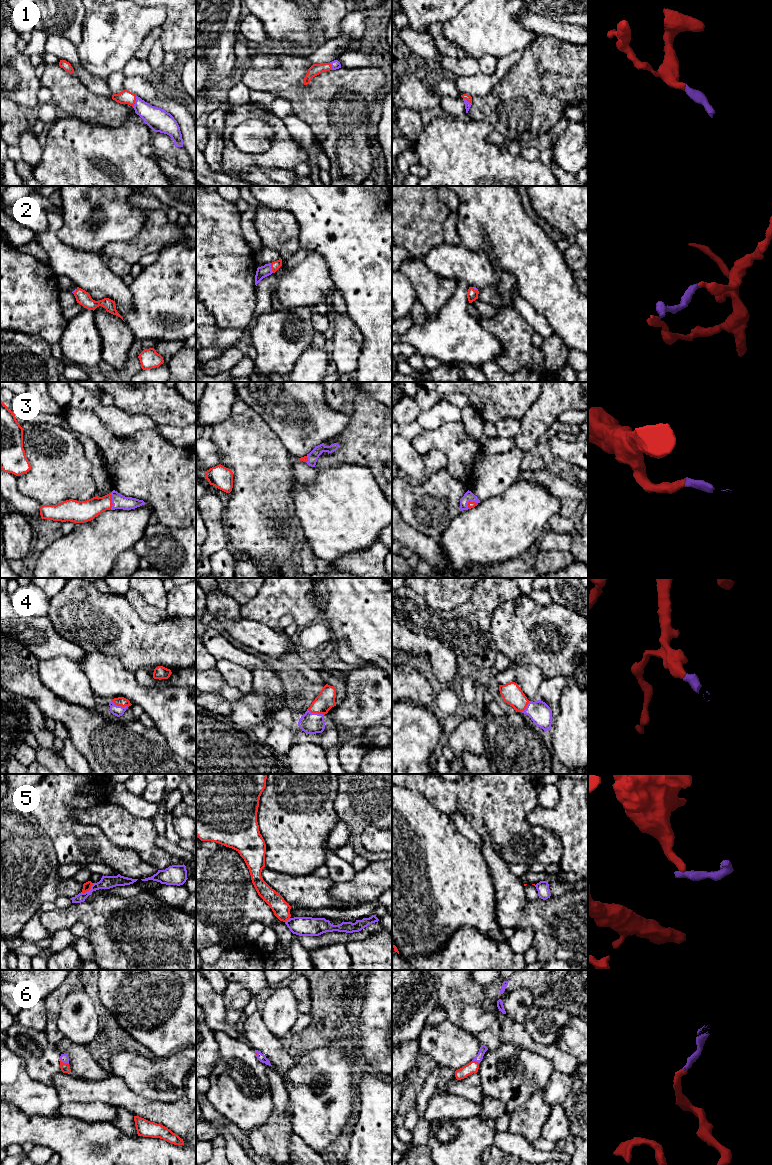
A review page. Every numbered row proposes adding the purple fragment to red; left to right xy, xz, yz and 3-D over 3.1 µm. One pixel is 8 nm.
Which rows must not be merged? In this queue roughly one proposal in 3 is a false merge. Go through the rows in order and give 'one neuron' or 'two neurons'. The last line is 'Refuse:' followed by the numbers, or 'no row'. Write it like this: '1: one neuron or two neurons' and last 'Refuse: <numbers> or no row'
1: one neuron
2: one neuron
3: one neuron
4: one neuron
5: two neurons
6: one neuron
Refuse: 5

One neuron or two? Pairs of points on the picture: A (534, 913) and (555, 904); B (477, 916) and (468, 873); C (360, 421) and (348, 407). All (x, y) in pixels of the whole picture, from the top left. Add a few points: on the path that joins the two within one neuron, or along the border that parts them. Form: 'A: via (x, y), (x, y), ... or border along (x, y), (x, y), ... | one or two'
A: via (539, 913), (546, 913), (550, 909) | one
B: via (474, 905), (468, 898), (468, 884) | one
C: border along (359, 393), (353, 401), (353, 411), (349, 415) | two

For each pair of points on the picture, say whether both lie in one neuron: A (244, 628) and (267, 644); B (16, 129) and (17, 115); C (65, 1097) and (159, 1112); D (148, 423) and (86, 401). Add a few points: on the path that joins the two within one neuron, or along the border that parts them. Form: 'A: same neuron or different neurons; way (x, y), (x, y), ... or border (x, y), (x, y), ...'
A: same neuron; way (250, 632), (261, 638)
B: same neuron; way (16, 126), (16, 118)
C: same neuron; way (88, 1092), (115, 1092), (136, 1105)
D: same neuron; way (133, 422), (118, 422), (101, 411)

